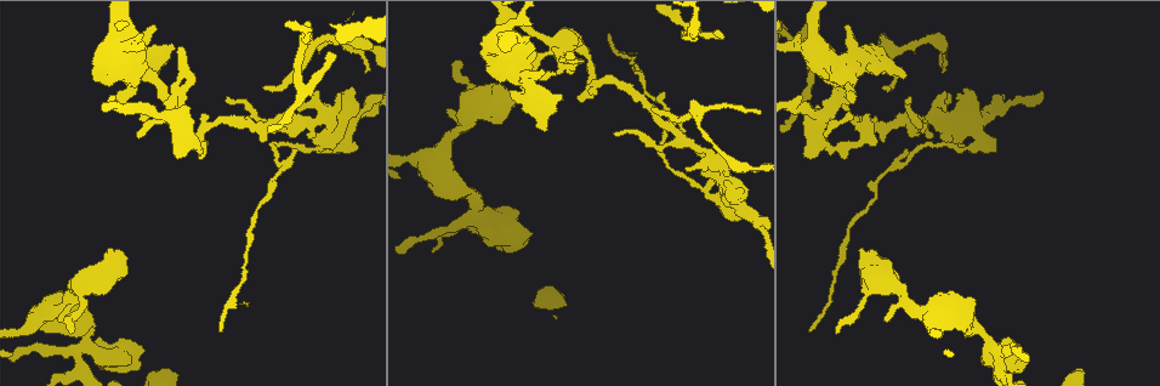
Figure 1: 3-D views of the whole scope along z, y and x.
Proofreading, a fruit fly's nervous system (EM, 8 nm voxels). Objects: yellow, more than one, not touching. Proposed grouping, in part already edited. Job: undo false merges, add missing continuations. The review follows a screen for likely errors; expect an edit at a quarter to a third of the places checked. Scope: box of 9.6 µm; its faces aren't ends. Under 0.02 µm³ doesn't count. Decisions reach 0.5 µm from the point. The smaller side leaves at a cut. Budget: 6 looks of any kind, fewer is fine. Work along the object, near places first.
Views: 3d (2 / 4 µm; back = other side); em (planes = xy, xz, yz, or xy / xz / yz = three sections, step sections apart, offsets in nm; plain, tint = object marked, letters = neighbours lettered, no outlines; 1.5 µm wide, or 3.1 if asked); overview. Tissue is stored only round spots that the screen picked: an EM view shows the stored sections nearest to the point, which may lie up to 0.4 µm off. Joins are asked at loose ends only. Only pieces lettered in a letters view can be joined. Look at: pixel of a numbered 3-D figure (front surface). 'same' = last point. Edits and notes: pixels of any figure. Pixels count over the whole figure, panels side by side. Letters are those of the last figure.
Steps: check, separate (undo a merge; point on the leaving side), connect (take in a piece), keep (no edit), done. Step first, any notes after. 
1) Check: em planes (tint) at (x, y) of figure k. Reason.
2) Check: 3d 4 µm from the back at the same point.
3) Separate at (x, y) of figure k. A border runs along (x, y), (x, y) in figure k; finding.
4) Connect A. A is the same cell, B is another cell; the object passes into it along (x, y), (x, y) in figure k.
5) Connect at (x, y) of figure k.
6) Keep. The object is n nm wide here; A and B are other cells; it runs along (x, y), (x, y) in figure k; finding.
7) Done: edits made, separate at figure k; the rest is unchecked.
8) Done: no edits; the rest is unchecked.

Check: em xy step 4 (tint) at (228, 98) of figure 1. Free end.

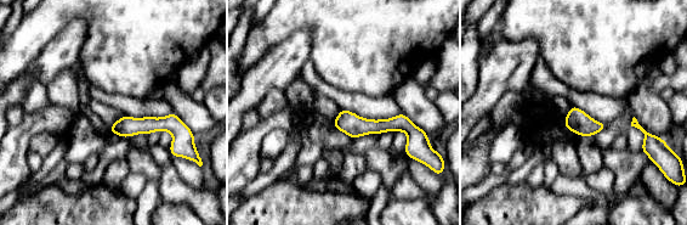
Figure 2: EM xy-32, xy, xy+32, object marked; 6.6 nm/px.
Check: em planes (letters) at the same point.

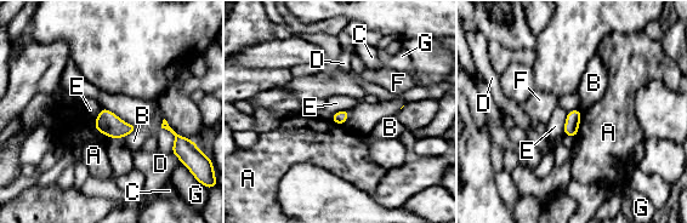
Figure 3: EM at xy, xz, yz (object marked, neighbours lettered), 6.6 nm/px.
Keep. The object is 80 nm wide here; the longest contact is with A, 170 nm; A, B, C, D, E, F and G are other cells; no lettered piece goes on from it.

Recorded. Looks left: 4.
Check: 3d 2 µm at (748, 168) of figure 1. Sudden change in width.

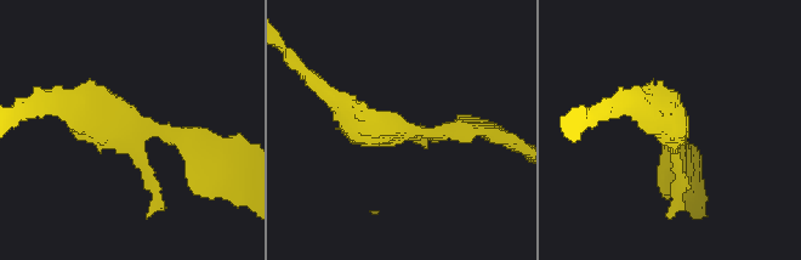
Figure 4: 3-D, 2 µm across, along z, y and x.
Check: em planes (letters) at (672, 140) of figure 4.

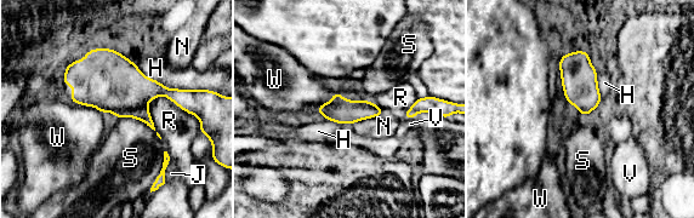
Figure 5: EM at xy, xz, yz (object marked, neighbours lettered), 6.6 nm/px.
Keep. The longest contact is with H, 460 nm; H, J, N, R, S, V and W are other cells; a border runs along (385, 112), (352, 125) in figure 5; continuous, no second cell.

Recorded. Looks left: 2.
Done: no edits; the rest is unchecked.

